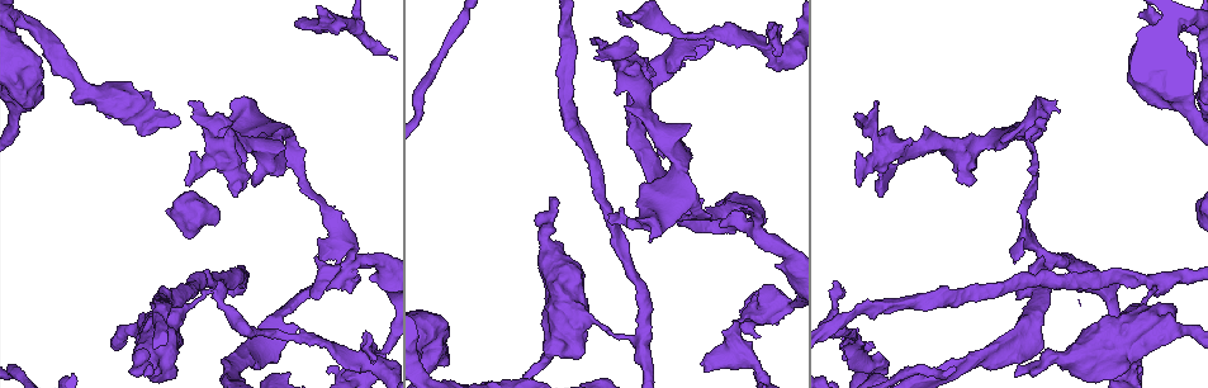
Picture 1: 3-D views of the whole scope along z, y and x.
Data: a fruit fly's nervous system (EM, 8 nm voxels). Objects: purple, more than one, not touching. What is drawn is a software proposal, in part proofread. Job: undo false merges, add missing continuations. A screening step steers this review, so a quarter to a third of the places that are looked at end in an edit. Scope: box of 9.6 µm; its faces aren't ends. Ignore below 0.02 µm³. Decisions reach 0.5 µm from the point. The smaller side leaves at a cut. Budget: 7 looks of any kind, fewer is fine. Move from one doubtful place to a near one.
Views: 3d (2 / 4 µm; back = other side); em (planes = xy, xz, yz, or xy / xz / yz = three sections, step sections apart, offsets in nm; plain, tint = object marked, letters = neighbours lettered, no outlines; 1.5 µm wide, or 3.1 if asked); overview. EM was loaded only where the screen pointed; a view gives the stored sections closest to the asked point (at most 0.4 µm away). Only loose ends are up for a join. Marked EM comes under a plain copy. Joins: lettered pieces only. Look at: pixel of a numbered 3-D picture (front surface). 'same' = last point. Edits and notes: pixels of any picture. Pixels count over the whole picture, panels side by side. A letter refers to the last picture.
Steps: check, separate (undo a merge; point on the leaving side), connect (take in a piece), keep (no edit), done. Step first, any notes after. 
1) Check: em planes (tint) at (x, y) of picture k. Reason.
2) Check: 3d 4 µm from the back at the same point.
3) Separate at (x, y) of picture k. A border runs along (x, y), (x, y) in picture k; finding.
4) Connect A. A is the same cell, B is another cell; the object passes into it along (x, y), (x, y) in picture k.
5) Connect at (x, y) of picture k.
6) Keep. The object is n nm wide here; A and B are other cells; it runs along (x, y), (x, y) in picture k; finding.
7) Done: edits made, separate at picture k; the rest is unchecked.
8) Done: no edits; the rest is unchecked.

Check: 3d 2 µm at (665, 28) of picture 1. Thick turns thin.

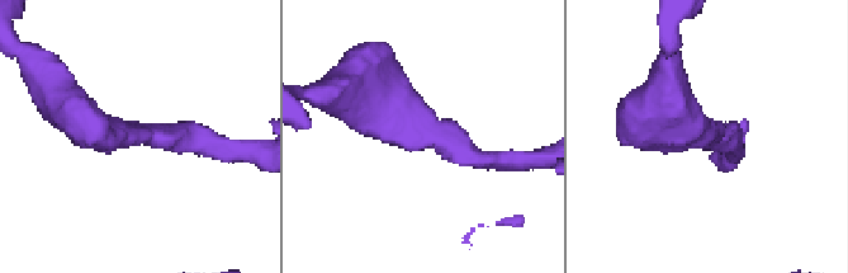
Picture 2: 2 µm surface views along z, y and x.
Check: em planes (letters) at (424, 133) of picture 2. Shape alone is not enough.

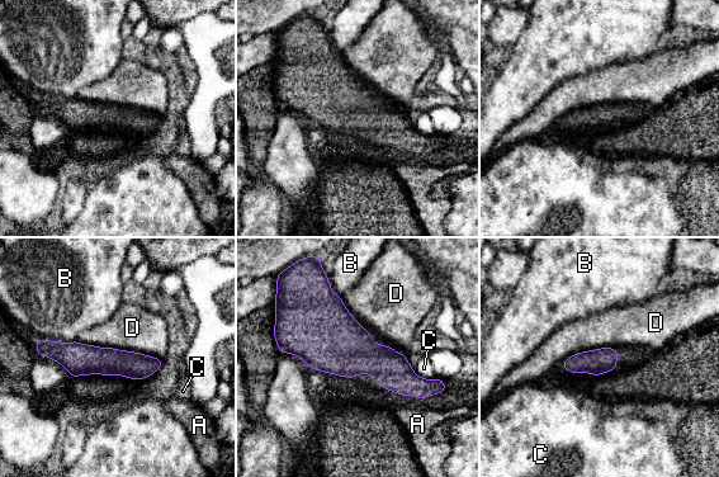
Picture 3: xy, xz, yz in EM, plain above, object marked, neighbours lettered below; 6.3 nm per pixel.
Keep. A, B, C and D are other cells; it runs along (39, 345), (77, 359), (159, 362) in picture 3; continuous, no second neuron.

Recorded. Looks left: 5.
Check: 3d 2 µm at (760, 233) of picture 1. A fork.

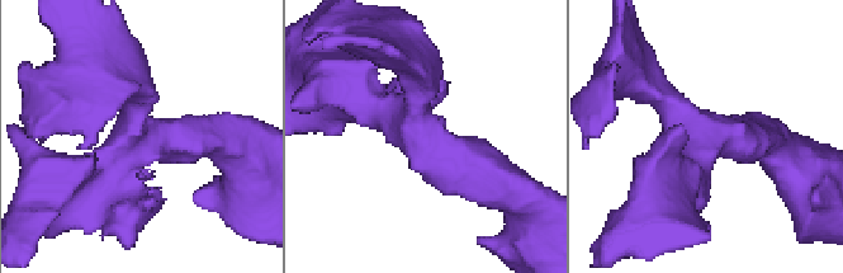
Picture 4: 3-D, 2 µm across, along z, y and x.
Check: em yz step 8 (tint) at (137, 132) of picture 4.

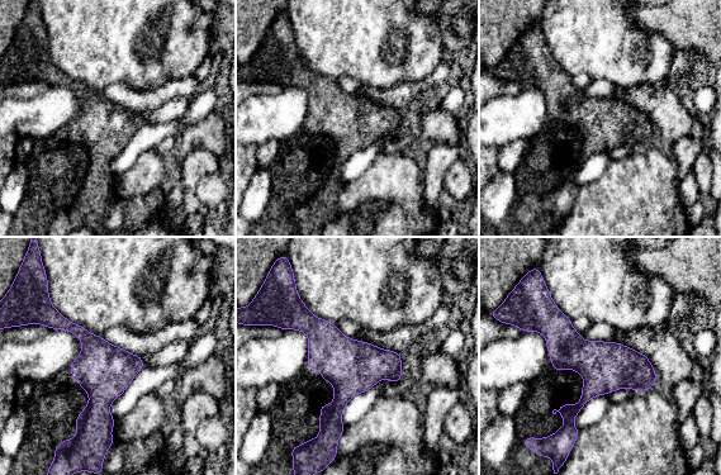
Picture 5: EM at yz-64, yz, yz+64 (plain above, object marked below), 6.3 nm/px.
Check: em planes (letters) at the same point. Another direction.

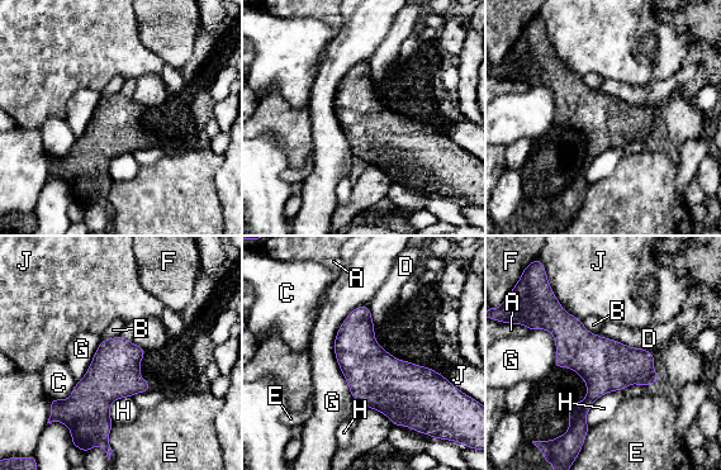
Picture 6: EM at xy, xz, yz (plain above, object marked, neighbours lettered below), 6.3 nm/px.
Keep. The longest contact is with G, 600 nm; A, B, C, D, E, F, G, H and J are other cells; it runs along (554, 303), (592, 360), (580, 436) in picture 6; continuous, no second neuron.

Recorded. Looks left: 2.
Check: 3d 4 µm at (654, 214) of picture 1.

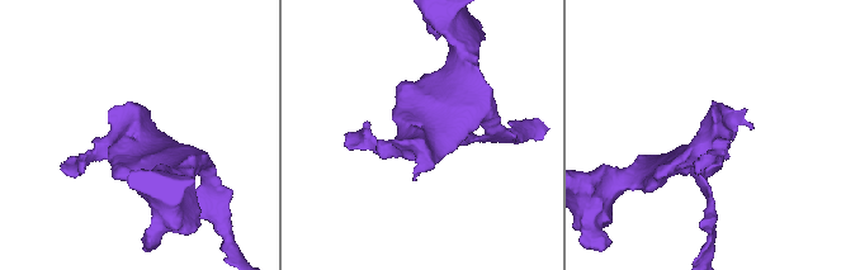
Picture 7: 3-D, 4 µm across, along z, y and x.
Check: em yz step 8 (letters) at (704, 142) of picture 7. Need the tissue.

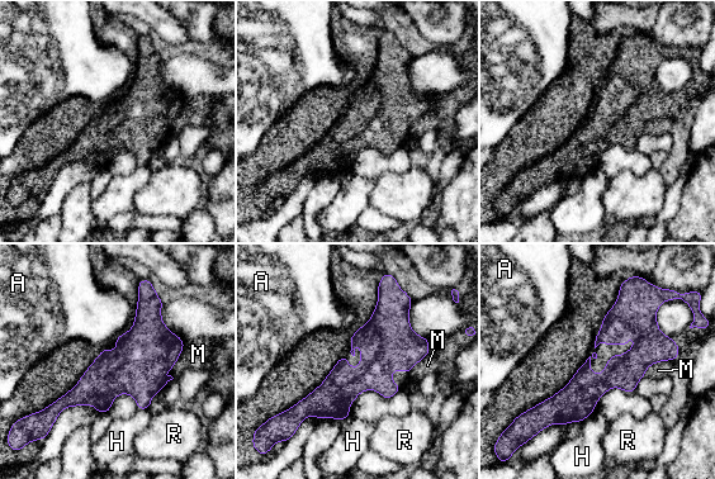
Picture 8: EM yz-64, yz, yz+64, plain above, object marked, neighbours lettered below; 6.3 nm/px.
Keep. The object is 220 nm wide here; A, H, M and R are other cells; a border runs along (671, 360), (653, 363), (644, 375) in picture 8; one neuron here.

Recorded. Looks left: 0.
Done: no edits; the rest is unchecked.

